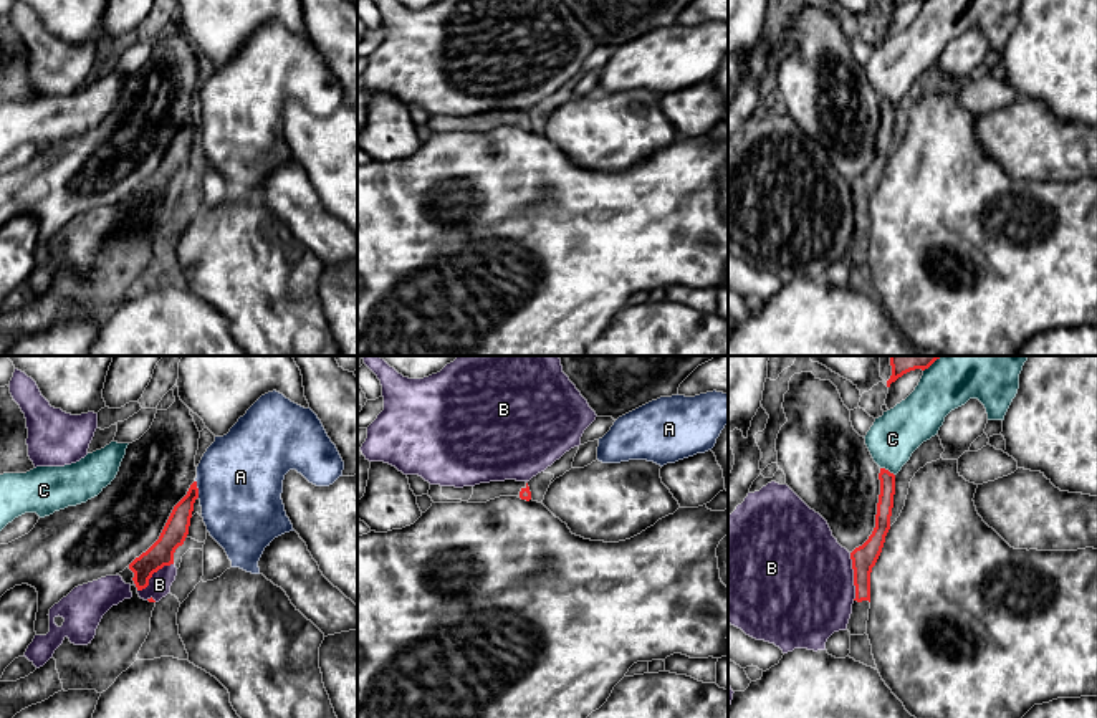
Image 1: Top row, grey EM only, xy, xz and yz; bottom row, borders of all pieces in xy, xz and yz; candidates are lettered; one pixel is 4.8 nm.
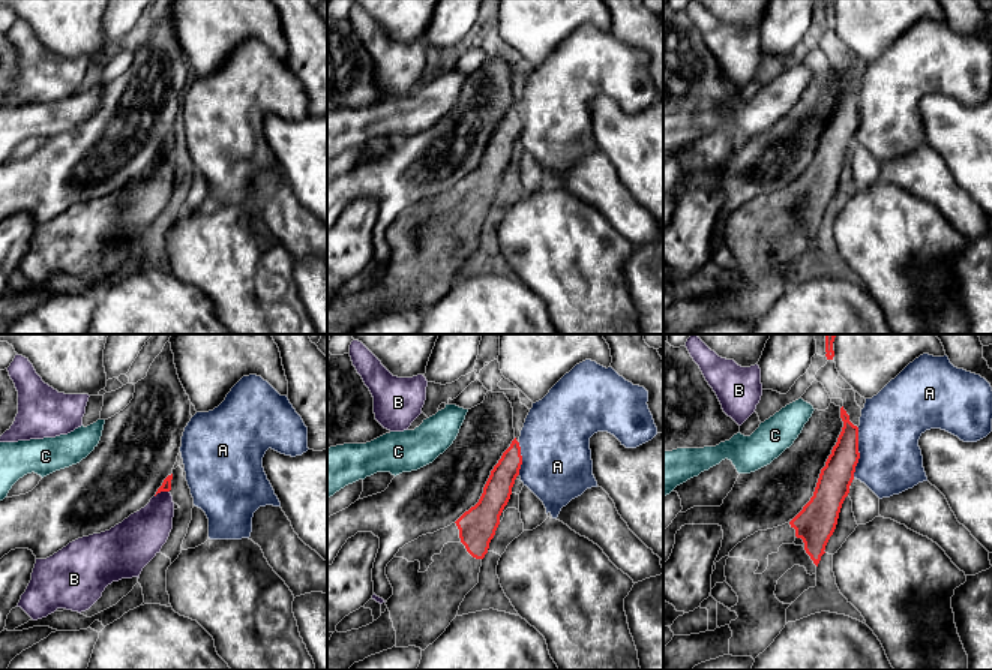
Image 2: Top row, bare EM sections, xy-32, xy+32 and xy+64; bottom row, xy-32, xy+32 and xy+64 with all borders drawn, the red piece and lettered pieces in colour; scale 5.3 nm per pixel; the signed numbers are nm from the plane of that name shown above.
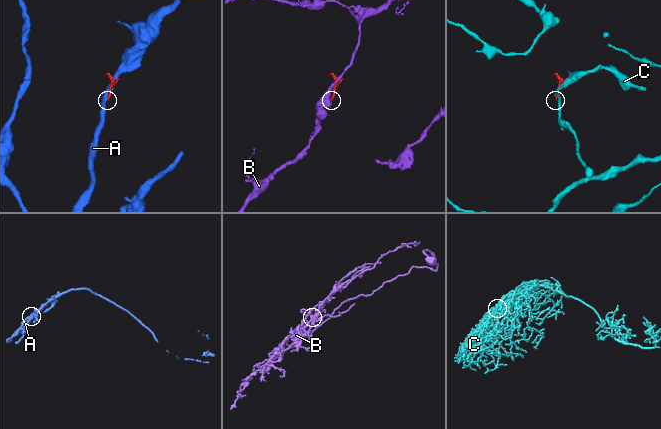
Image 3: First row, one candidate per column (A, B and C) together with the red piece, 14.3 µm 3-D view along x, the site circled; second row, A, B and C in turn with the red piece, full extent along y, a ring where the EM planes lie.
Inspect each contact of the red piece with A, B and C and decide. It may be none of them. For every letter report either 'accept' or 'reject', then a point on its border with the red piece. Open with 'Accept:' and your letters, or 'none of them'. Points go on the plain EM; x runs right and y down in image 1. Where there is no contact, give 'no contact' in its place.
Accept: none of them
A: reject; meets red in xy at (197, 118)
B: reject; meets red in yz at (854, 205)
C: reject; meets red in yz at (887, 100)

